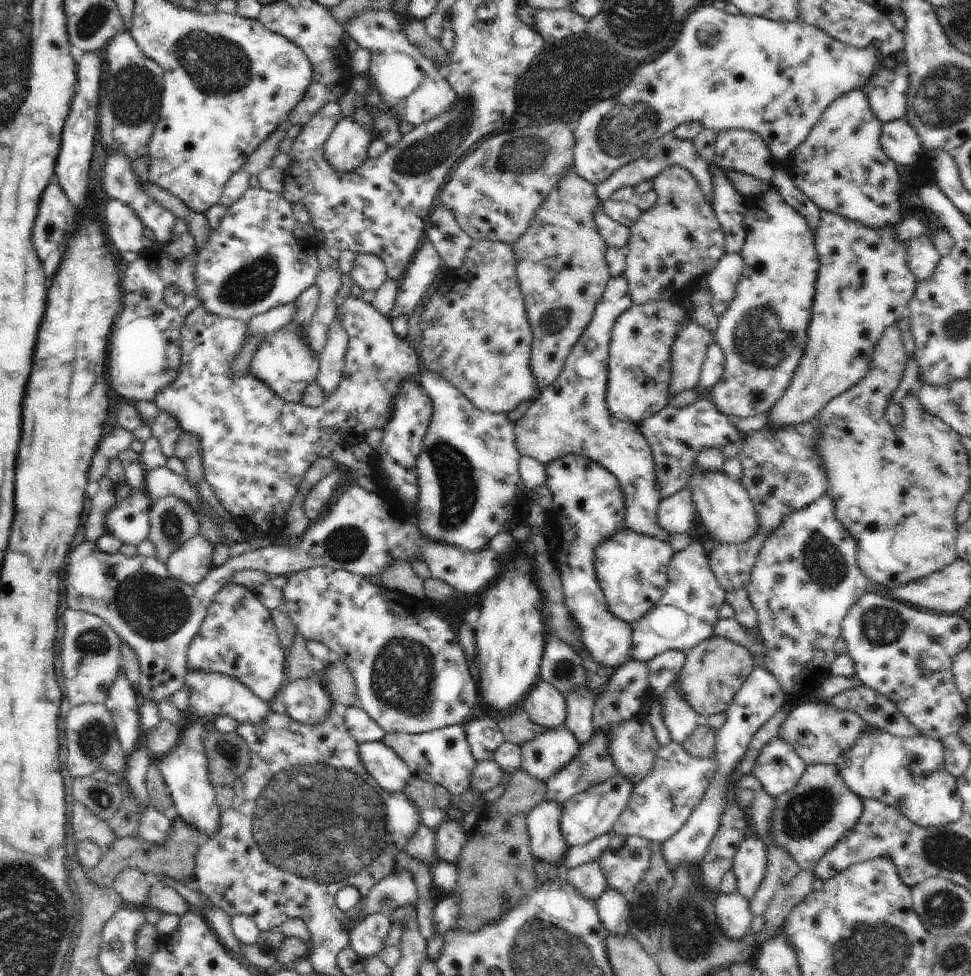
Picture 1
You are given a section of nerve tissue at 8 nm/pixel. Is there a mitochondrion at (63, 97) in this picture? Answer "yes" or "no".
no

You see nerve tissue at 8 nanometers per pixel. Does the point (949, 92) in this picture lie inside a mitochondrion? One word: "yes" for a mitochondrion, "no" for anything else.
yes

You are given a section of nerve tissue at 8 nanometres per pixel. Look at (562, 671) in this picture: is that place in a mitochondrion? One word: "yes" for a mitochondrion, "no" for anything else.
yes

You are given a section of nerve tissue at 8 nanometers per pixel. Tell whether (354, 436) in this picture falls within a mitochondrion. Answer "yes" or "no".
no

